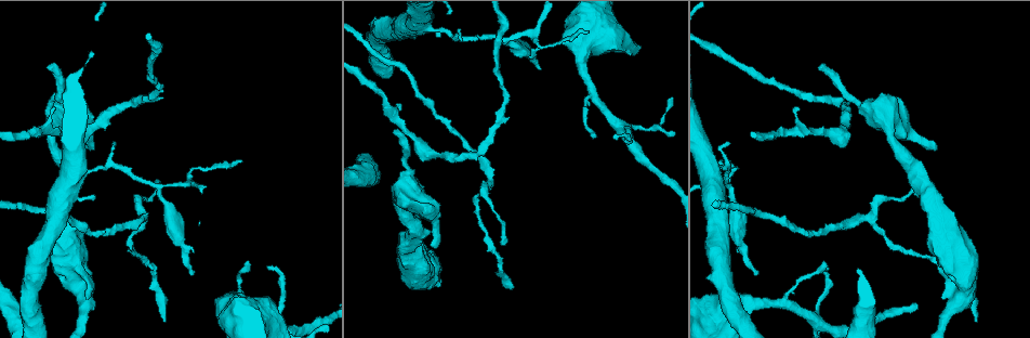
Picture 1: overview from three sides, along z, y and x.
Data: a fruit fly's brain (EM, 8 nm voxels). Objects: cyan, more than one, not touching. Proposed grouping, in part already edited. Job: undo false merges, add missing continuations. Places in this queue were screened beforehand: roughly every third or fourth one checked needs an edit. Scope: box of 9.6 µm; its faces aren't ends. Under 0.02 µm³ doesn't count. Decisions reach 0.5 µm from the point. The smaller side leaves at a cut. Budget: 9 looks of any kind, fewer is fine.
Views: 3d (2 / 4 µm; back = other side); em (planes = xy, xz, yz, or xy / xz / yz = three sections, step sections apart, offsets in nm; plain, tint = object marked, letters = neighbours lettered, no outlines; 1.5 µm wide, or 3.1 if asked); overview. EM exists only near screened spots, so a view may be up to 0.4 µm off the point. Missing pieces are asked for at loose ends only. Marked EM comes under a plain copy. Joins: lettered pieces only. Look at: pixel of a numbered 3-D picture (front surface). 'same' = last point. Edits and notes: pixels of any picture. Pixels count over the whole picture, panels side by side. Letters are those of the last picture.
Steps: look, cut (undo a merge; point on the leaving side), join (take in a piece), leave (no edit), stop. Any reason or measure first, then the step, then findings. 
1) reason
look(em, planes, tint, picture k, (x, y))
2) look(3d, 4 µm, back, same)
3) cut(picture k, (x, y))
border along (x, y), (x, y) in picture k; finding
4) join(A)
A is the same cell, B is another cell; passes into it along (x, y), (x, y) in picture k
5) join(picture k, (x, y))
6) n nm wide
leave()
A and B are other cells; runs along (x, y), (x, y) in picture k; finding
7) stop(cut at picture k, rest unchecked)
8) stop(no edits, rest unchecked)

an open end
look(3d, 2 µm, picture 1, (393, 132))

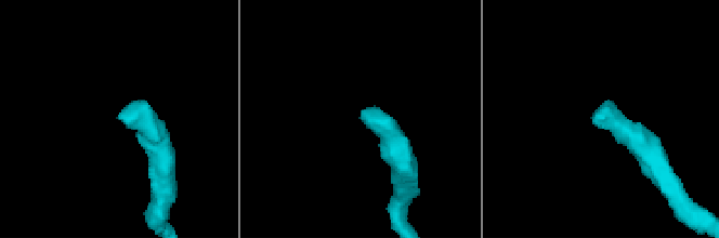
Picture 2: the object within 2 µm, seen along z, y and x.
look(em, xz, step 4, tint, picture 2, (599, 114))

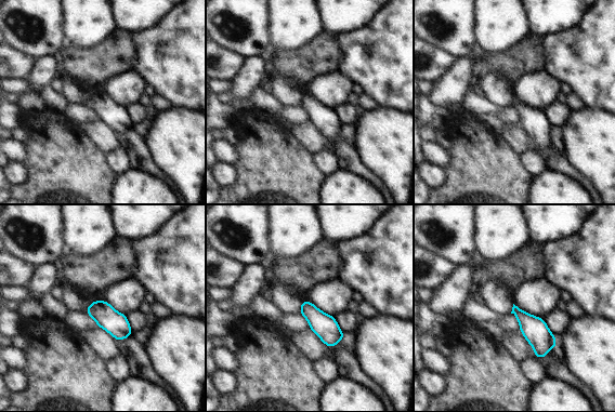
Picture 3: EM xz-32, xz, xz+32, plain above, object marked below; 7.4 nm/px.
another direction
look(em, planes, letters, same)

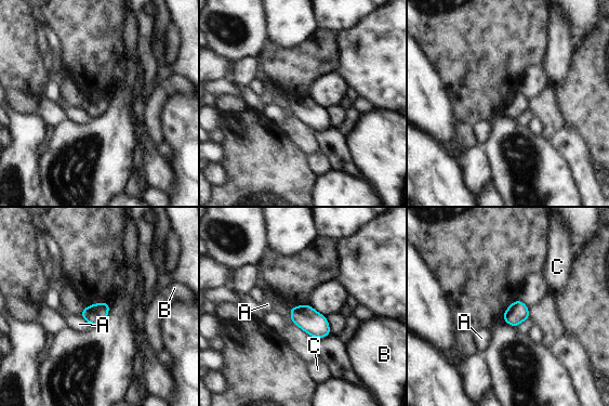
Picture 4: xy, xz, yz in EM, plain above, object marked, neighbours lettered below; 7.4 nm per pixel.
leave()
A, B and C are other cells; border along (79, 315), (91, 325) in picture 4; none of them fits

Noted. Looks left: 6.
branch stops here
look(em, xz, step 8, tint, picture 1, (500, 241))

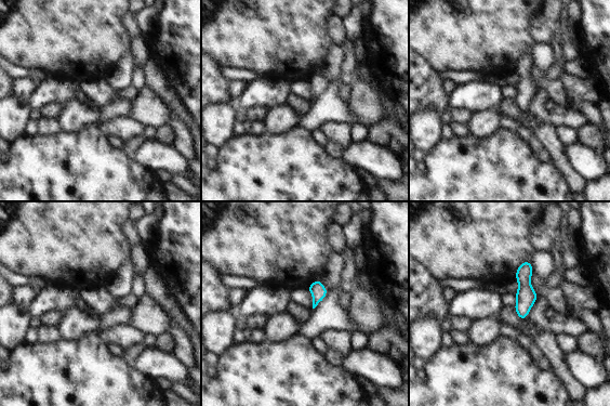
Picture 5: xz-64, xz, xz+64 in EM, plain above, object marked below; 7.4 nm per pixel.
look(em, planes, letters, same)

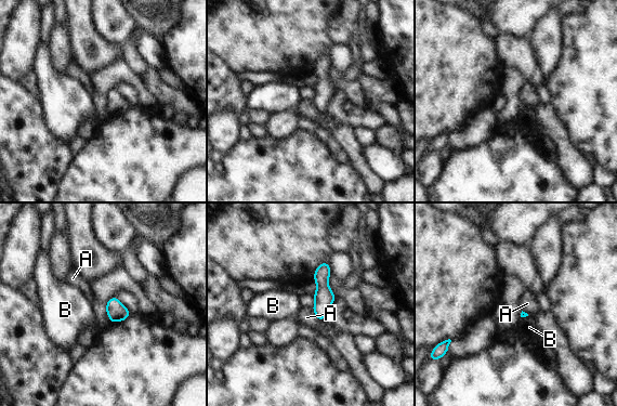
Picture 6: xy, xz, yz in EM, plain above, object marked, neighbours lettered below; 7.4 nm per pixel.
leave()
A and B are other cells; runs along (325, 264), (323, 270), (320, 317) in picture 6; none of them fits

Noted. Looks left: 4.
an open end
look(3d, 4 µm, back, picture 1, (977, 321))

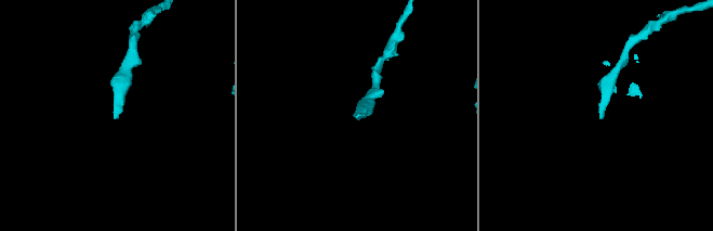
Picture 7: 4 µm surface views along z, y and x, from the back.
look(em, xz, step 4, tint, picture 7, (599, 117))

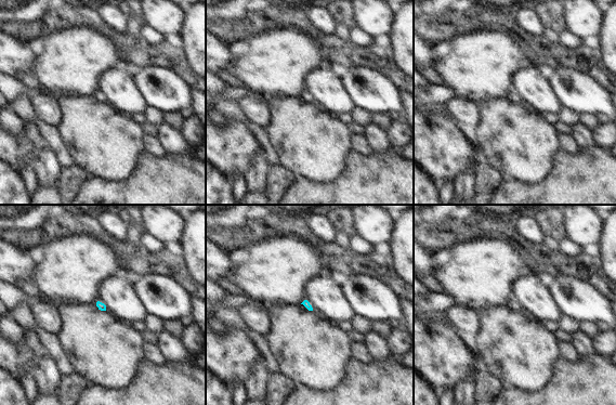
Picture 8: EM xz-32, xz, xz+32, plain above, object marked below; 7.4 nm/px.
look(em, planes, letters, same)

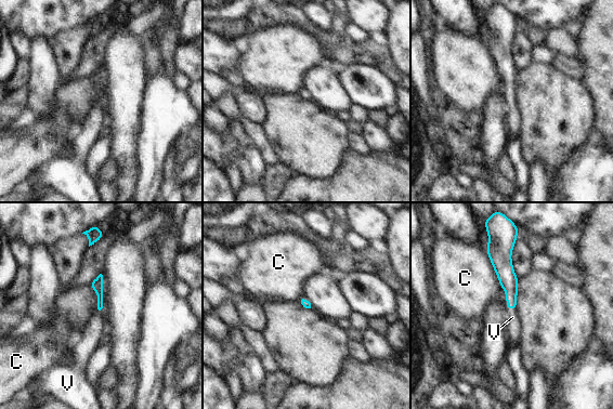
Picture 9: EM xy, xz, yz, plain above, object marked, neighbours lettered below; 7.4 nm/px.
join(V)
V is the same cell, C is another cell; passes into it along (508, 280), (512, 309), (512, 317) in picture 9; it goes on there

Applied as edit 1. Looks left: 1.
stop(join at picture 9, rest unchecked)

